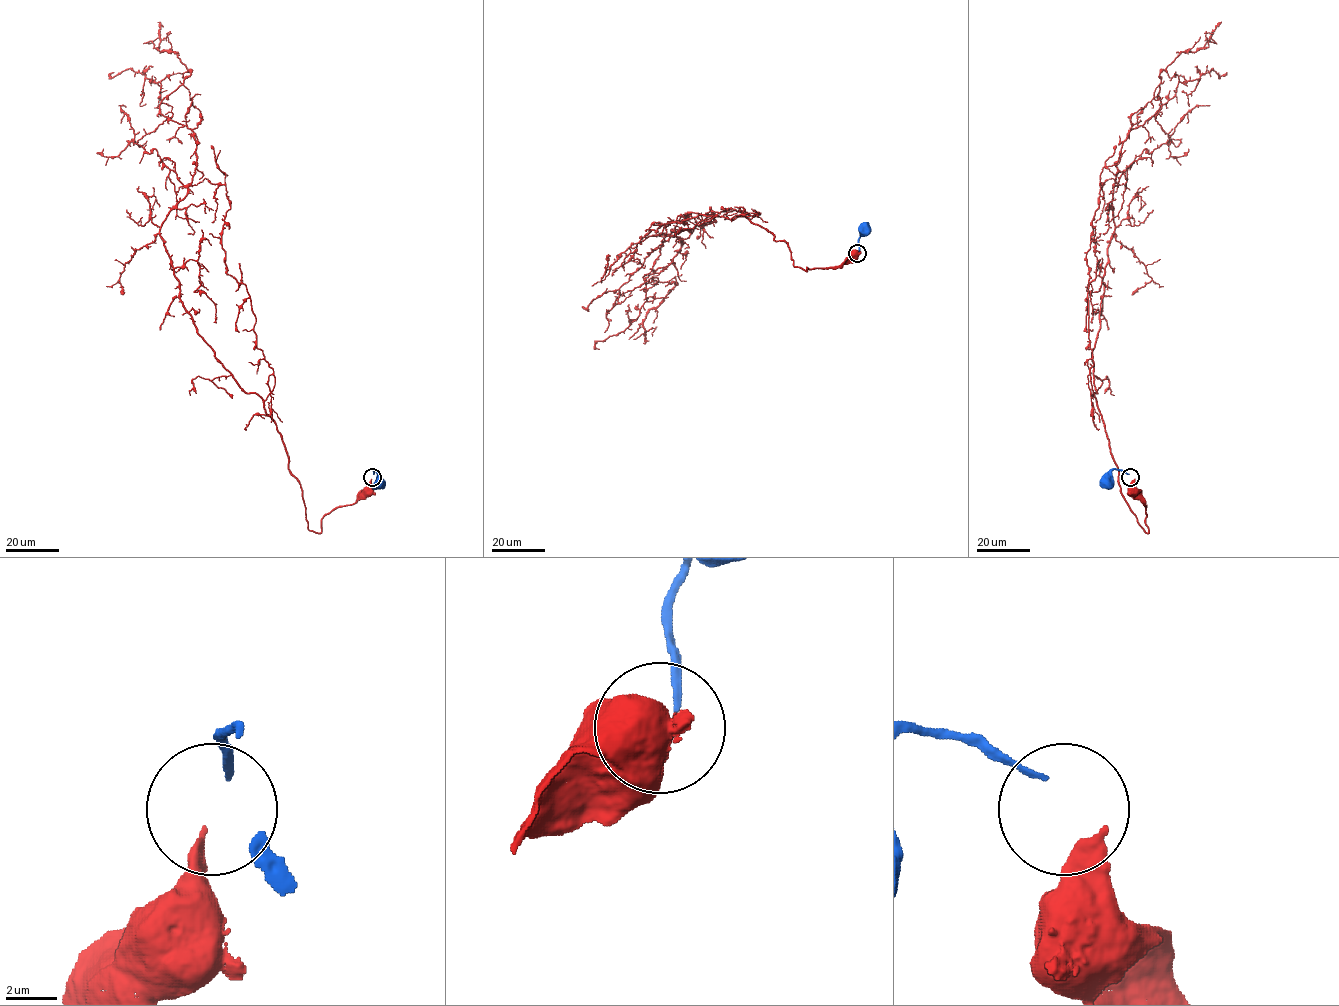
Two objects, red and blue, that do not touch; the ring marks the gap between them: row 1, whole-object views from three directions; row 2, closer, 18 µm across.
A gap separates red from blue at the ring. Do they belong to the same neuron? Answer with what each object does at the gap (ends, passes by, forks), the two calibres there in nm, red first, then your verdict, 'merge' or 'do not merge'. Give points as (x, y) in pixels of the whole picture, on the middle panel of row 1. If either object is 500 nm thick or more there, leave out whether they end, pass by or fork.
600/240 nm | do not merge

